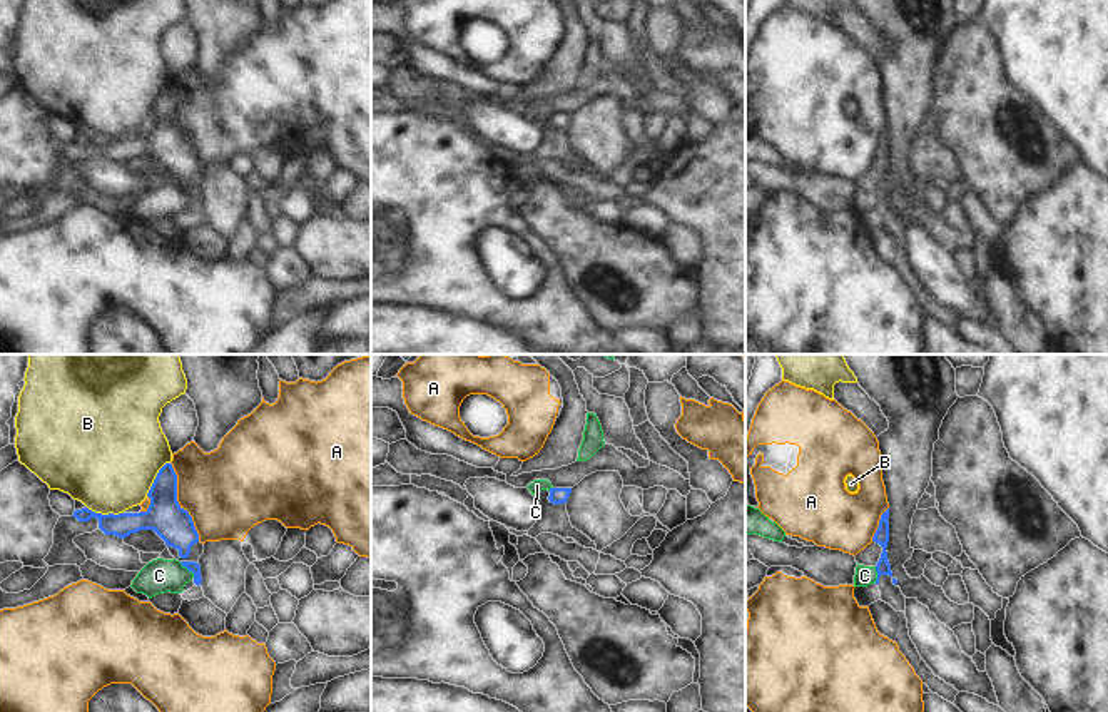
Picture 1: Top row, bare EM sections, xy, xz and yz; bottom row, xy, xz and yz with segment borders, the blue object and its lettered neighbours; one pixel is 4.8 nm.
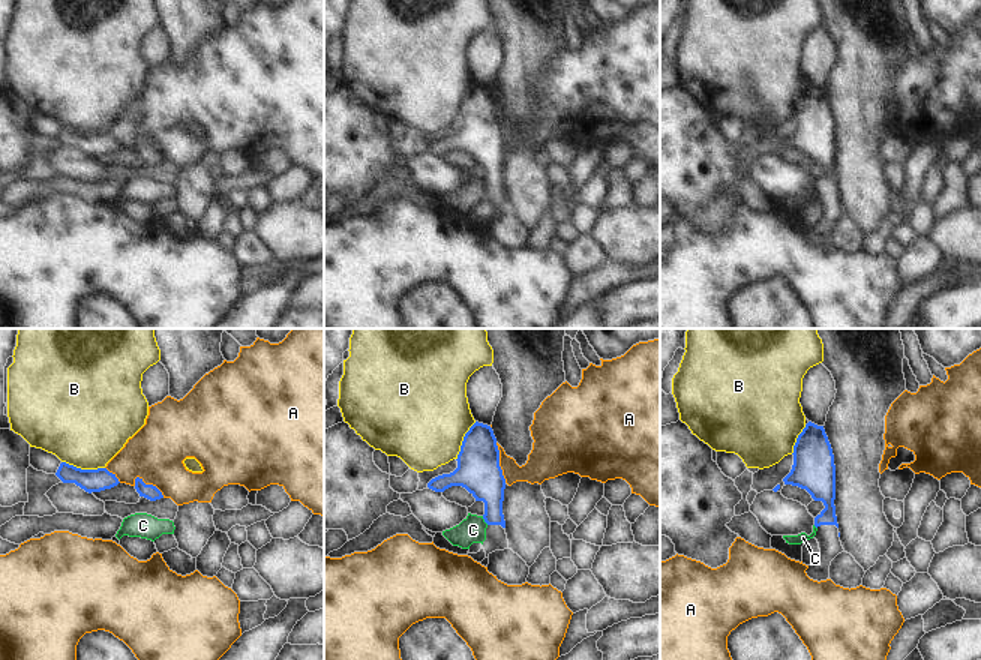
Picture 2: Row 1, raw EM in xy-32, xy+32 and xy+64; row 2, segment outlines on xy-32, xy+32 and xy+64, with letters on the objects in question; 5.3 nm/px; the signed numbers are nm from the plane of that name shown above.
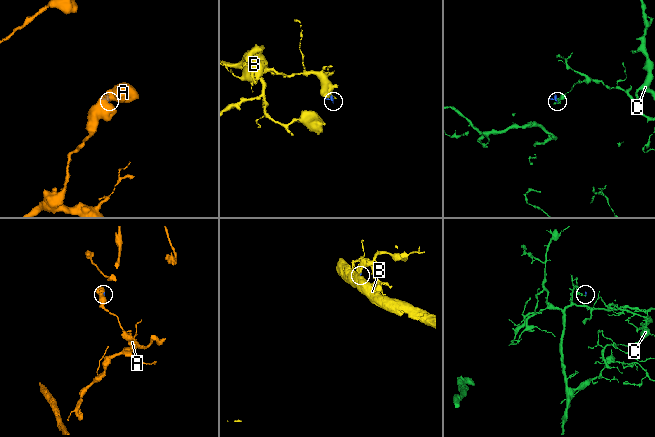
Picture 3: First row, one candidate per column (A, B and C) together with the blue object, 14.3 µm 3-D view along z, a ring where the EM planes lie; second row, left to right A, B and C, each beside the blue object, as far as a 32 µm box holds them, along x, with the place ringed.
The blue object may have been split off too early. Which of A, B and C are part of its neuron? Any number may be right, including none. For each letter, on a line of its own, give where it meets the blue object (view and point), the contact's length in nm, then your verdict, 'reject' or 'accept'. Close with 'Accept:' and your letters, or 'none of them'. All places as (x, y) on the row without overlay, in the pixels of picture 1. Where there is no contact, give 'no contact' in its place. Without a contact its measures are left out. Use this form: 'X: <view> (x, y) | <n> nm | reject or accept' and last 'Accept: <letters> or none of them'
A: xy (177, 127) | 400 nm | reject
B: xy (104, 141) | 190 nm | reject
C: xy (188, 194) | 110 nm | reject
Accept: none of them

